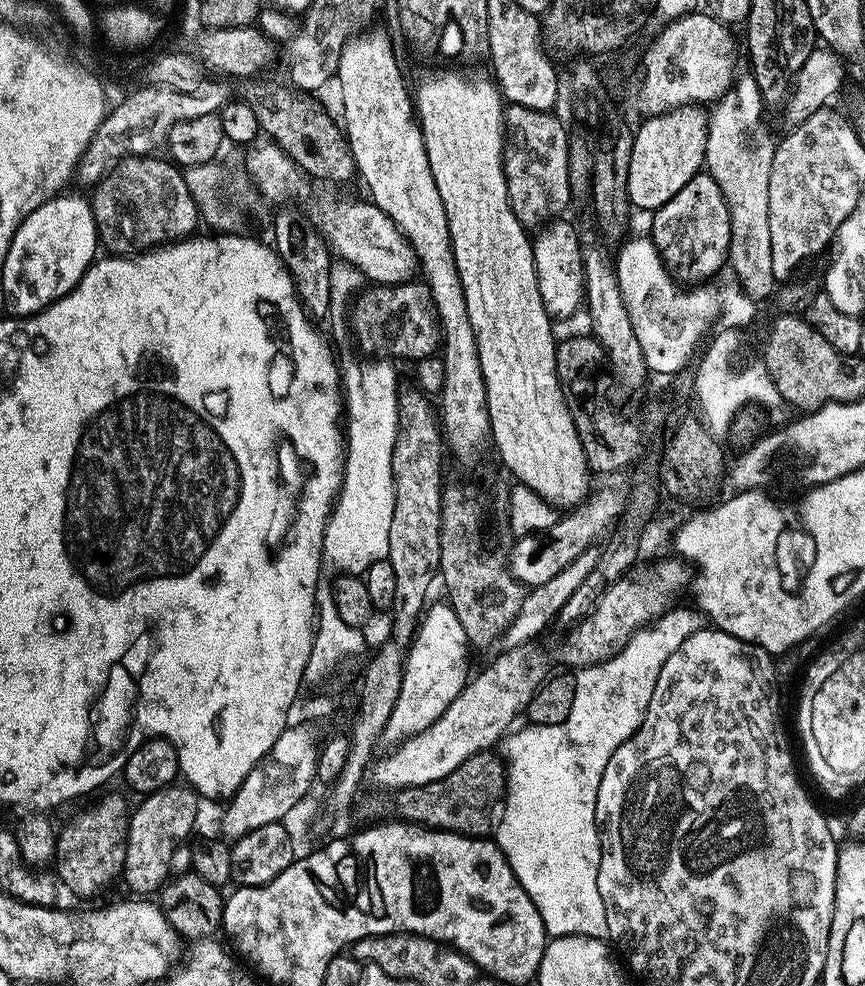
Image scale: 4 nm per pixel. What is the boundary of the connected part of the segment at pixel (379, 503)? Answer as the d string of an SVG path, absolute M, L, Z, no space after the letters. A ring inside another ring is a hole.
M378 358L375 359L373 362L366 362L370 364L348 364L343 365L342 368L342 408L343 411L346 413L346 455L344 457L344 467L342 469L342 479L340 482L340 494L336 498L335 504L332 506L332 514L328 518L328 525L324 528L324 556L327 557L327 559L332 559L332 564L338 569L341 573L350 575L350 576L357 576L359 577L361 574L364 574L362 572L367 573L374 565L387 561L388 559L388 551L390 550L390 526L391 526L391 519L394 518L394 512L395 512L395 504L396 504L396 480L395 480L395 474L392 472L392 462L395 458L395 448L397 444L397 437L400 435L401 431L401 416L400 416L400 408L399 408L399 396L400 392L398 391L398 388L396 388L396 368L389 362L387 359L384 358Z

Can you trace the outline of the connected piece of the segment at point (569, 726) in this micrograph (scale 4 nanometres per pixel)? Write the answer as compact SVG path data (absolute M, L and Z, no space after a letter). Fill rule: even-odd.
M668 610L651 626L637 629L625 648L614 654L614 658L579 669L574 710L570 710L570 718L566 718L566 722L558 726L529 723L528 728L517 727L511 734L505 735L498 745L508 770L508 795L504 798L504 813L496 827L494 839L510 870L514 870L520 885L526 894L530 894L538 914L542 914L544 931L549 937L588 936L591 940L601 941L607 937L606 910L602 906L602 894L598 894L598 790L610 758L644 721L650 698L658 686L658 674L662 666L666 666L666 658L670 658L670 654L674 654L674 650L678 650L678 646L682 646L686 638L693 636L702 626L701 617L692 612Z

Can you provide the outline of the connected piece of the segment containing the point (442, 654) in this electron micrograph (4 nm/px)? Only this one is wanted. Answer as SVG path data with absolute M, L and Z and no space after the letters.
M447 603L436 604L423 613L416 637L412 636L404 660L402 686L393 713L386 722L383 739L399 742L426 730L430 723L428 704L443 706L454 702L456 691L456 611Z

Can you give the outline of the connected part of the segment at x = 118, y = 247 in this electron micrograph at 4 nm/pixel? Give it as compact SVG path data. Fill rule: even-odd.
M132 158L129 159L120 172L108 176L96 188L96 193L90 196L92 210L96 215L99 228L99 239L103 247L108 247L109 253L133 258L147 254L161 246L191 237L197 231L196 223L201 223L202 213L195 198L184 181L183 171L175 163L167 159Z

